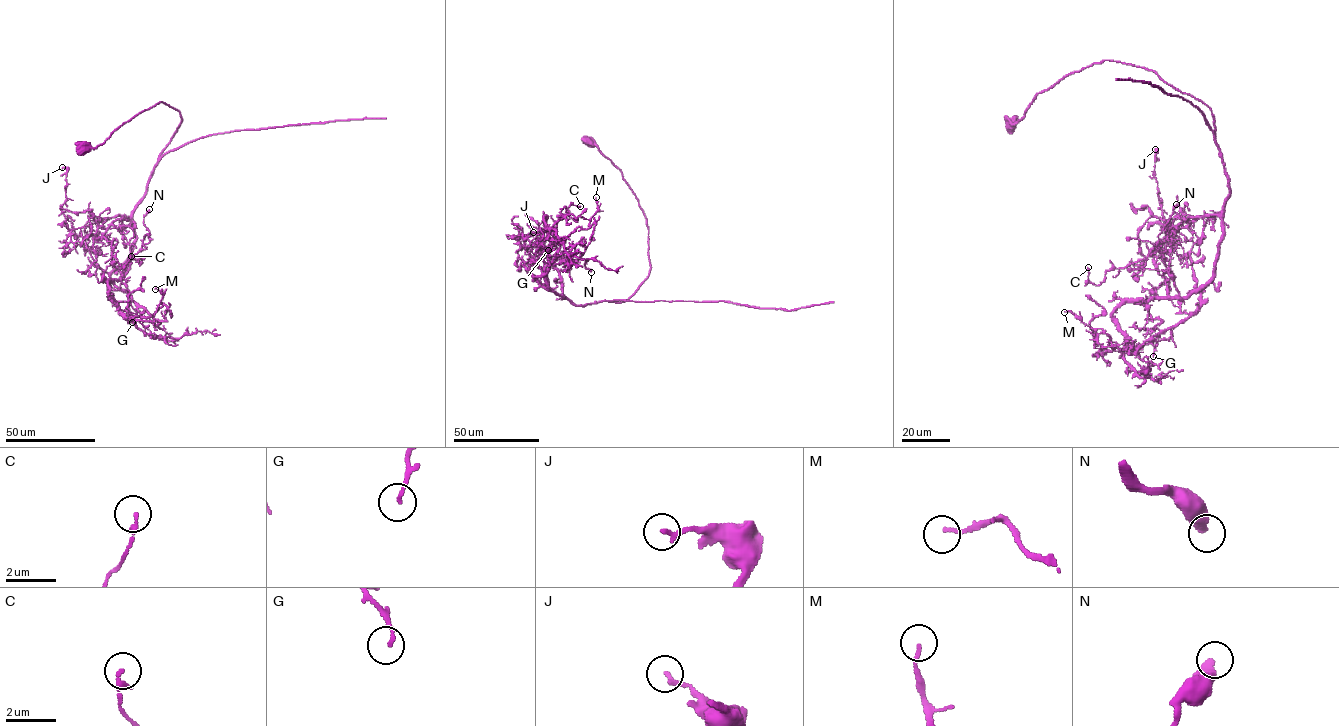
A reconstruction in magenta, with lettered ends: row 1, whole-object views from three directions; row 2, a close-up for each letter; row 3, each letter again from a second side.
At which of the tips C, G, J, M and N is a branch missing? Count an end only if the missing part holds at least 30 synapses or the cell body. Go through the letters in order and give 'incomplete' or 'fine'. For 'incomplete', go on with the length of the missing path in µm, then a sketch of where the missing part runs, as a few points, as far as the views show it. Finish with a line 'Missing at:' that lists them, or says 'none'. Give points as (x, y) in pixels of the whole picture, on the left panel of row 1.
C: fine
G: fine
J: fine
M: fine
N: fine
Missing at: none

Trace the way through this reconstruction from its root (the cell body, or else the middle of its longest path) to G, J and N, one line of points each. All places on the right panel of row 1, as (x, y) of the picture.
G: (1011, 123), (1038, 93), (1104, 60), (1153, 70), (1210, 110), (1230, 193), (1215, 275), (1196, 311), (1153, 356)
J: (1011, 123), (1038, 93), (1093, 64), (1153, 70), (1210, 110), (1230, 193), (1221, 214), (1167, 232), (1155, 149)
N: (1011, 123), (1093, 64), (1153, 70), (1210, 110), (1230, 193), (1213, 276), (1183, 297), (1158, 250), (1176, 204)

